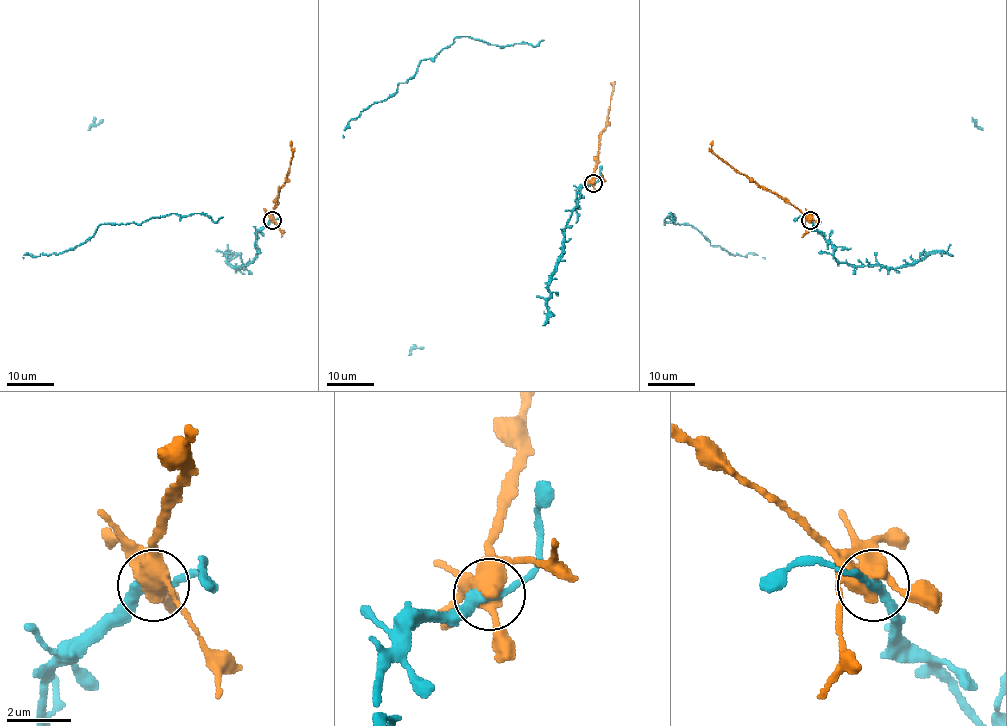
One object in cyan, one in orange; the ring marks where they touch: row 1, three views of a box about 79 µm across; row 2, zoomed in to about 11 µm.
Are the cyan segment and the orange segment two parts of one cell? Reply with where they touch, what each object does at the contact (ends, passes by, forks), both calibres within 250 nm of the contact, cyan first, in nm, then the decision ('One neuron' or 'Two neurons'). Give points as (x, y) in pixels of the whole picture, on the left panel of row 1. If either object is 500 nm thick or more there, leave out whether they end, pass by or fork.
Place: (272, 220). At the ring cyan passes by. At the ring orange forks. Thickness 340 nm (cyan) against 480 nm. Two neurons

